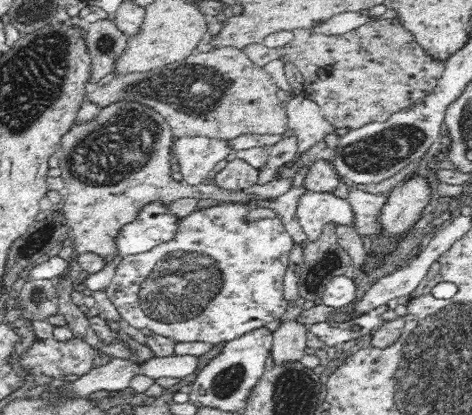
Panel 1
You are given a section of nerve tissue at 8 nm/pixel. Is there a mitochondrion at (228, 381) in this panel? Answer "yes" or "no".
yes

